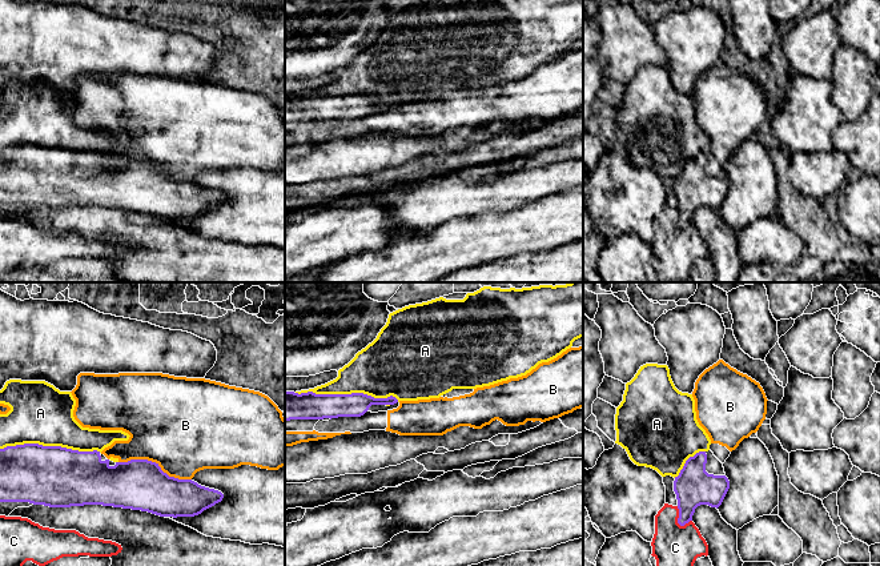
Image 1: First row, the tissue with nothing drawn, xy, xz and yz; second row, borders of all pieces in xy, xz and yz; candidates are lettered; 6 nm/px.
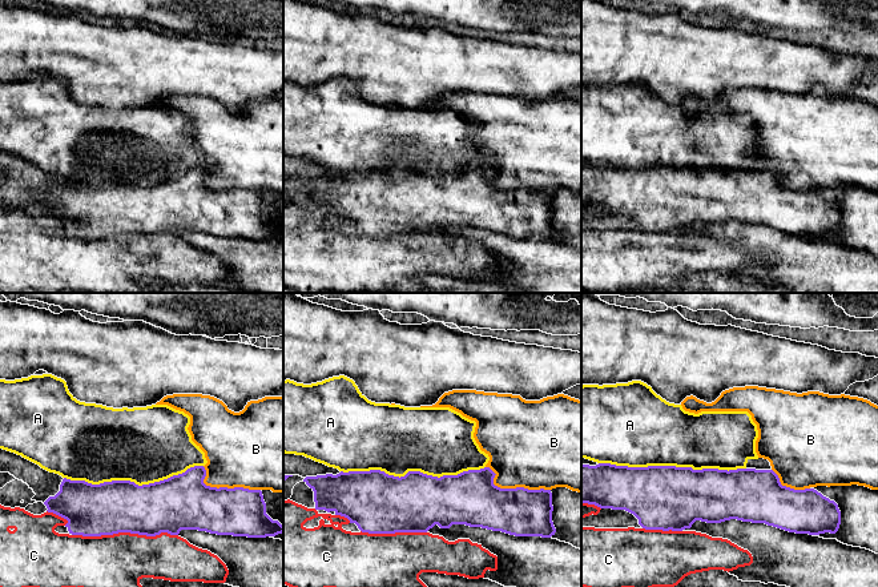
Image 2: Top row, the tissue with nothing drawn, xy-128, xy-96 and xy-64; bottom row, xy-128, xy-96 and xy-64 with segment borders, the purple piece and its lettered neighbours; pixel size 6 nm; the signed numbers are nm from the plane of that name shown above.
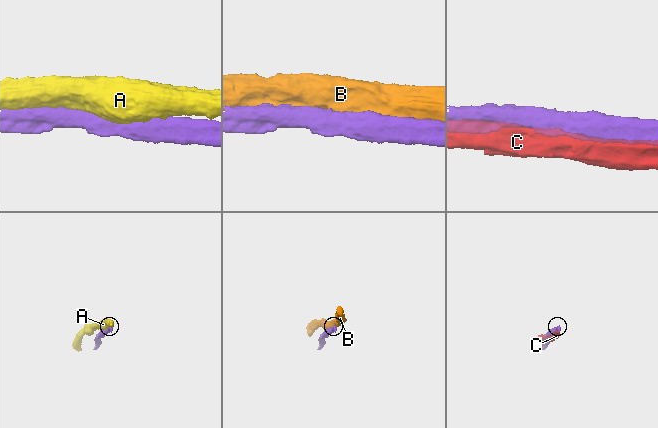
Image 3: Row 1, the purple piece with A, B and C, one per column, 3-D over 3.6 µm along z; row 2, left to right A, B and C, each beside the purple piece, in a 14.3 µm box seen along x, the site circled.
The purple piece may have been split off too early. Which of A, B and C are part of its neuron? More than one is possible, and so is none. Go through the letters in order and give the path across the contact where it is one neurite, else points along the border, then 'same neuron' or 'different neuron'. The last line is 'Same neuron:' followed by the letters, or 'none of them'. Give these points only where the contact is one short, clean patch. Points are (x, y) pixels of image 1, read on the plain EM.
A: different neuron
B: different neuron
C: different neuron
Same neuron: none of them

